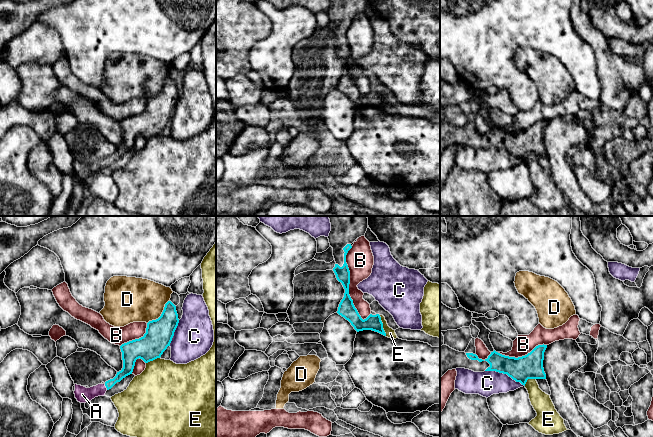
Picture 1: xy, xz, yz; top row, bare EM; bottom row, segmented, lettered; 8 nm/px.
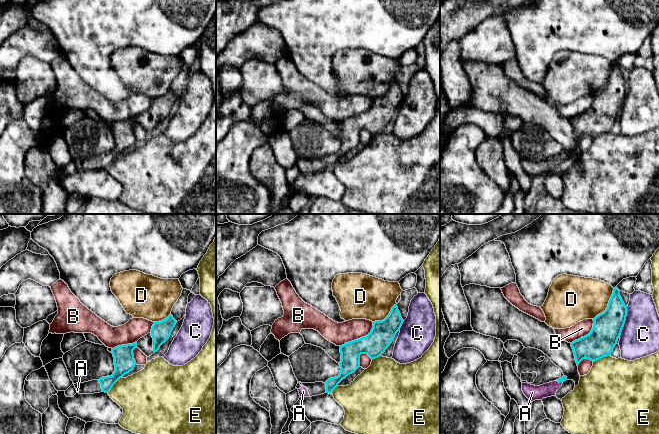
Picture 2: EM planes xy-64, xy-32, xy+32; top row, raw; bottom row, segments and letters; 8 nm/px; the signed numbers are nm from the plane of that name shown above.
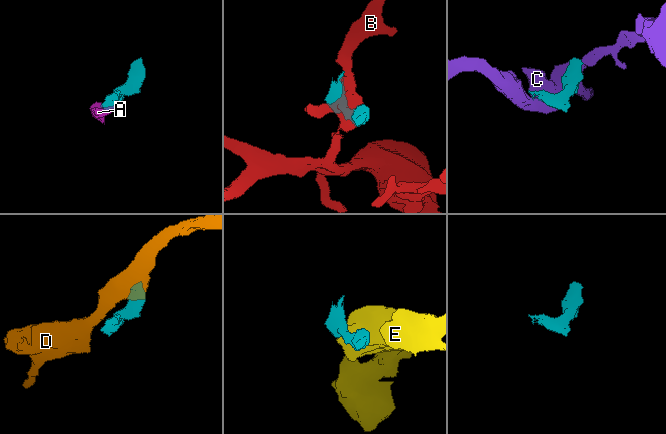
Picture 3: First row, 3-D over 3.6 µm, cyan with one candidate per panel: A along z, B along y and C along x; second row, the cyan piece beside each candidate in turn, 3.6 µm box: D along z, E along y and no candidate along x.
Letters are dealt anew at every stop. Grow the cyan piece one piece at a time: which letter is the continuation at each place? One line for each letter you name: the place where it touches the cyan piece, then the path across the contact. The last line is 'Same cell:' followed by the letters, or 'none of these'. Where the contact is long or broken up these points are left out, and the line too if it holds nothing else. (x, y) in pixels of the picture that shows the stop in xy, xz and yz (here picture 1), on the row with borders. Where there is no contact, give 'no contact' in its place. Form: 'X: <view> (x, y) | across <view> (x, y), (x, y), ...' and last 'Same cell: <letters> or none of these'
A: xy (106, 387) | across xy (128, 365), (106, 387), (88, 394), (82, 394)
Same cell: A

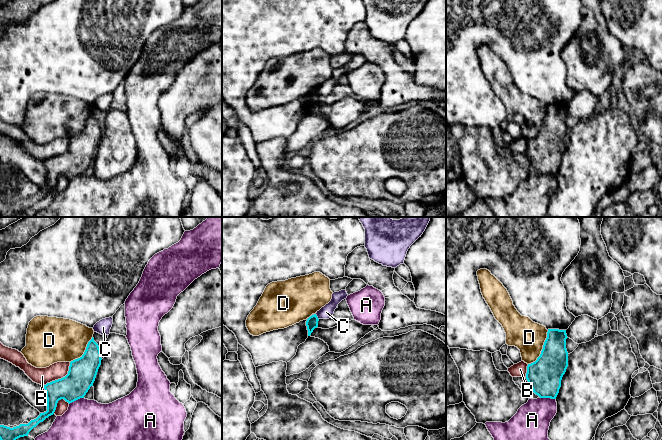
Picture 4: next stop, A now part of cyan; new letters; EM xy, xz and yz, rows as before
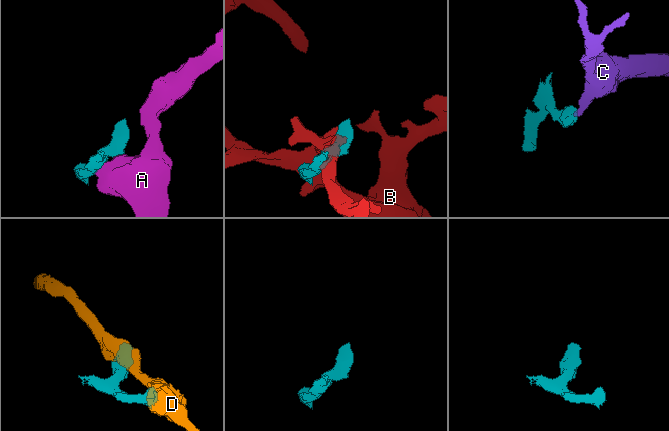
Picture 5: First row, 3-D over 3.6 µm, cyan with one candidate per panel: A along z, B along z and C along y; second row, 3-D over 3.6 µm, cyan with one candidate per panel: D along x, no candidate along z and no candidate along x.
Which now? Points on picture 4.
Same cell: none of these

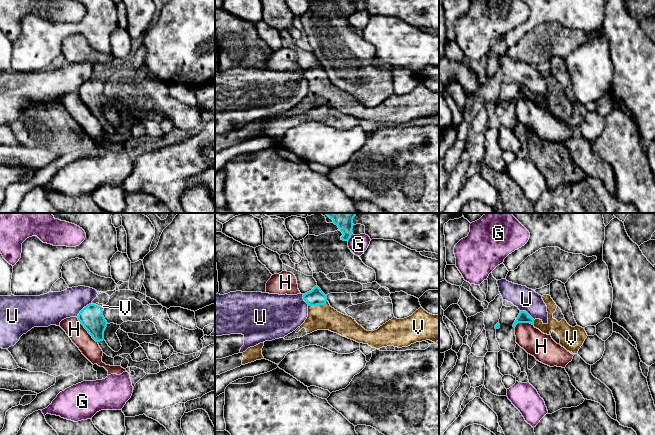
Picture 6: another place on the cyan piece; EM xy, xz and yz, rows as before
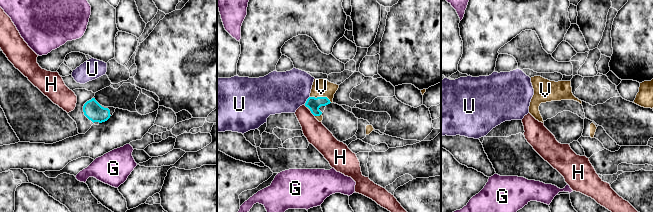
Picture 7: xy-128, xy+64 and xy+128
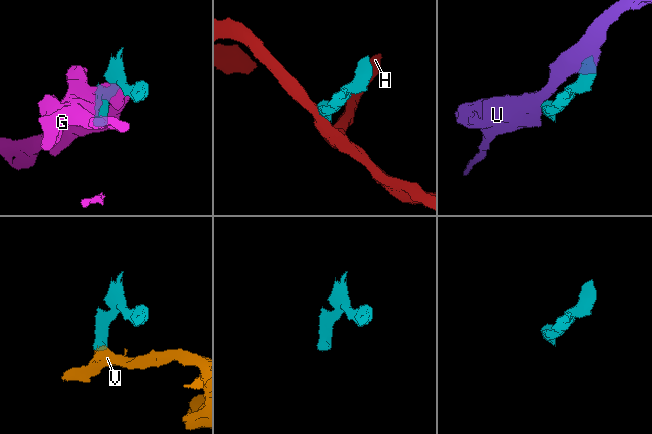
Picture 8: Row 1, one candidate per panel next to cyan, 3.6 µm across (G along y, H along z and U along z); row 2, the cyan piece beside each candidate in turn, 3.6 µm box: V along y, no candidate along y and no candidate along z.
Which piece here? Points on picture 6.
V: xz (317, 304) | across xz (314, 297), (317, 304), (320, 317)
Same cell: V

